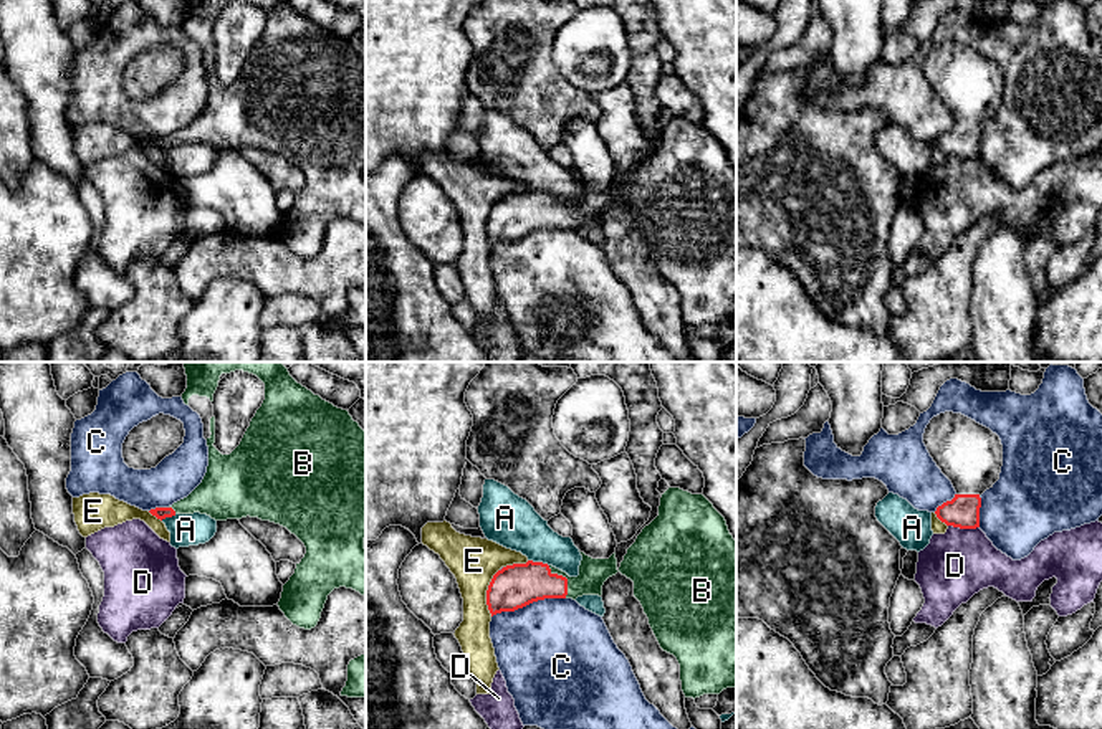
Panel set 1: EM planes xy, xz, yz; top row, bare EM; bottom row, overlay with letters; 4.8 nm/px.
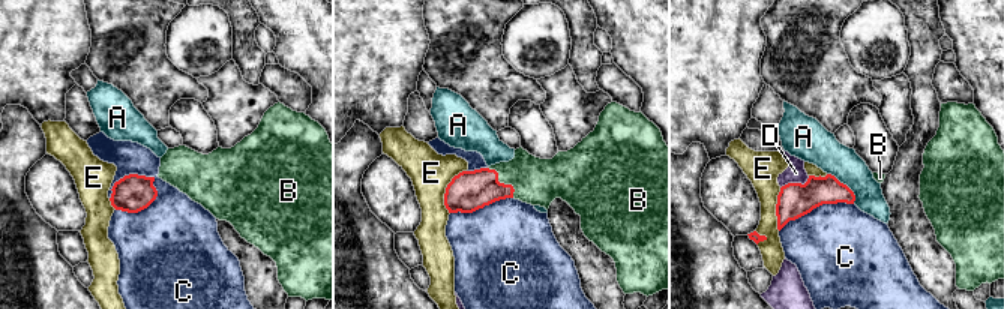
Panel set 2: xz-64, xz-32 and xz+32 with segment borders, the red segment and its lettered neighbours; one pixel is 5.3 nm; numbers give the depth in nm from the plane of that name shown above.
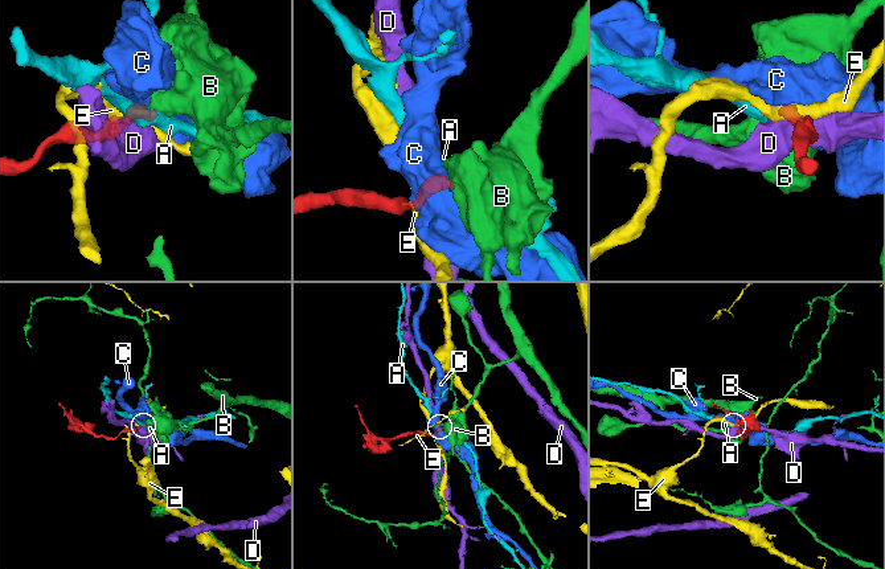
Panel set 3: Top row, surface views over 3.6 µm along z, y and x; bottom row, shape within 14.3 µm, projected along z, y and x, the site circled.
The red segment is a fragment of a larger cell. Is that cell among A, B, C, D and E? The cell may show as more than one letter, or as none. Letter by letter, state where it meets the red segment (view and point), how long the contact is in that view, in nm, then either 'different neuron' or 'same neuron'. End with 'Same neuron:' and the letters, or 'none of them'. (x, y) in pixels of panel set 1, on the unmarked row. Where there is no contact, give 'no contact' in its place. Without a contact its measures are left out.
A: xz (538, 192) | 110 nm | different neuron
B: xz (566, 209) | 180 nm | same neuron
C: xz (528, 233) | 380 nm | different neuron
D: yz (963, 157) | 150 nm | different neuron
E: xz (487, 222) | 240 nm | different neuron
Same neuron: B

